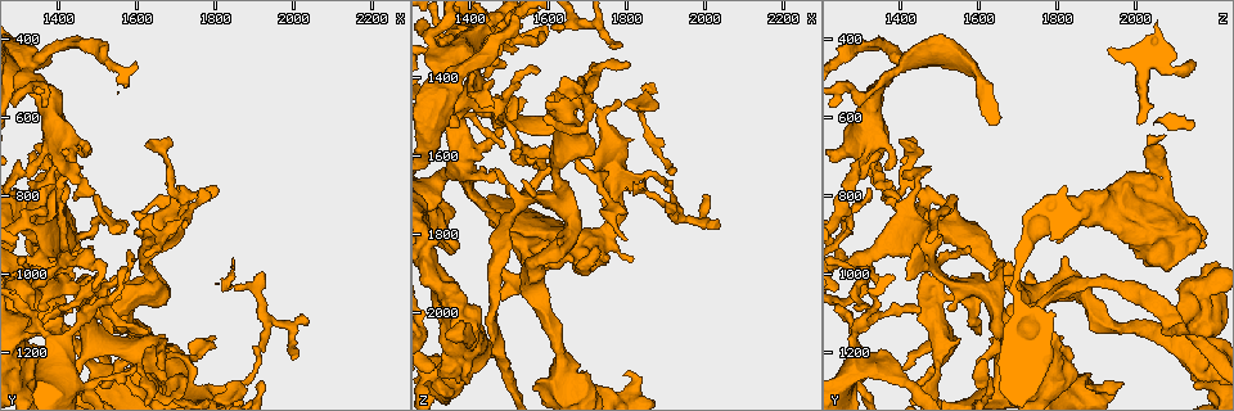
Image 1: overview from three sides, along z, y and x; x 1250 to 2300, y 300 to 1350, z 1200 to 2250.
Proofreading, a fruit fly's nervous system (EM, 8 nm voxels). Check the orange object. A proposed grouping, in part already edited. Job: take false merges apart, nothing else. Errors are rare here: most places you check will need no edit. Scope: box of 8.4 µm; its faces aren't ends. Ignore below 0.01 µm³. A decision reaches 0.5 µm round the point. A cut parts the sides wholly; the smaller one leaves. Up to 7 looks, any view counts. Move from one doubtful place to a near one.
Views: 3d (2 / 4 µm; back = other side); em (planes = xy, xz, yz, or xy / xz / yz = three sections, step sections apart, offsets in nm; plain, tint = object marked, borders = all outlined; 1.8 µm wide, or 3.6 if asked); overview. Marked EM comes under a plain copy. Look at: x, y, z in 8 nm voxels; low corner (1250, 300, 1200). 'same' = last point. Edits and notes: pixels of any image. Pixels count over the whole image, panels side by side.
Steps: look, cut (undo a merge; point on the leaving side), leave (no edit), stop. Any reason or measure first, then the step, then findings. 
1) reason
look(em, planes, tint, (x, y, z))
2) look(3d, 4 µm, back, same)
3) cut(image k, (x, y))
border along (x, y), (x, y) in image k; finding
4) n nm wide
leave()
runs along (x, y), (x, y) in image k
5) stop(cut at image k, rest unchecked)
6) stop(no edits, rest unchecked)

two arms in line, one across
look(em, yz, step 8, tint, (1340, 1125, 1305))

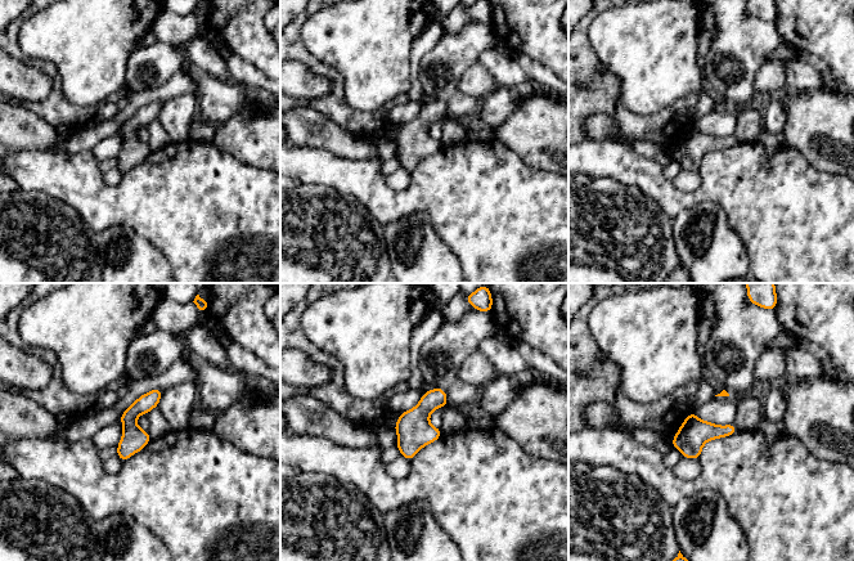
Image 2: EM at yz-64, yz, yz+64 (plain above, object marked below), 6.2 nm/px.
leave()
runs along (157, 391), (130, 417), (124, 457) in image 2; continuous, no second cell

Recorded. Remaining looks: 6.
abrupt turn
look(3d, 4 µm, (1580, 1185, 1515))

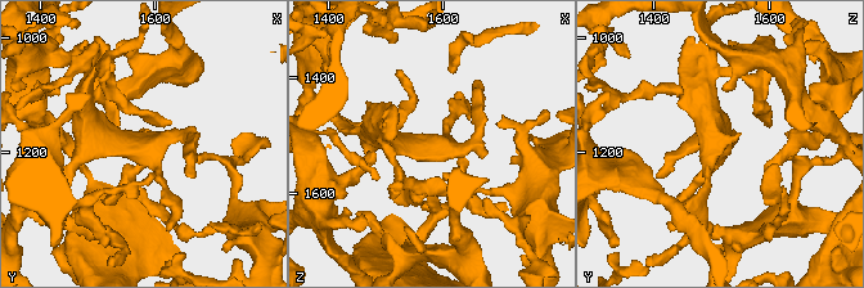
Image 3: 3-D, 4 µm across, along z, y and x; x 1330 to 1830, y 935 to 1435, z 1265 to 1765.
3 arms; need the tissue
look(em, xz, step 8, borders, (1585, 1190, 1520))

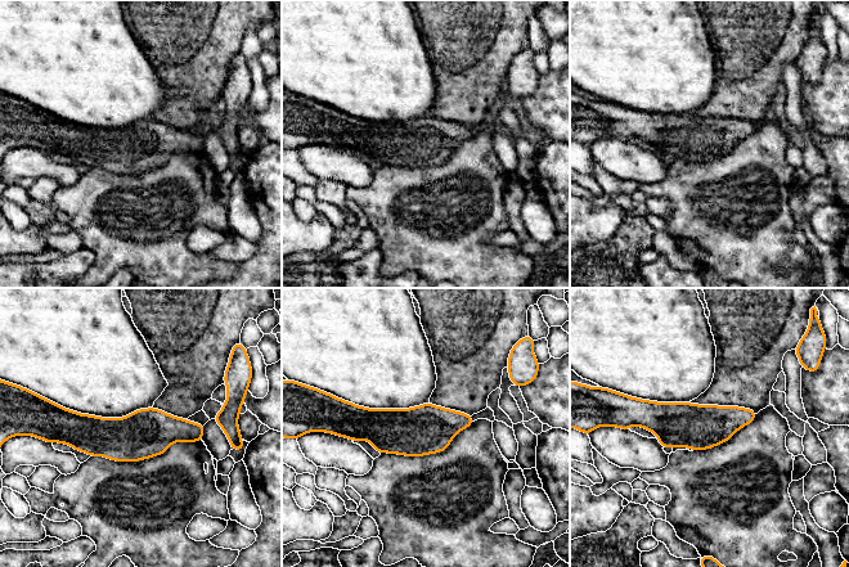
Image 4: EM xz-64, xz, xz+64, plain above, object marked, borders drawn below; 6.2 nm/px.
leave()
runs along (201, 427), (149, 432), (61, 432) in image 4; one cell here

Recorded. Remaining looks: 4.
thin neck
look(em, planes, borders, (1410, 680, 1310))

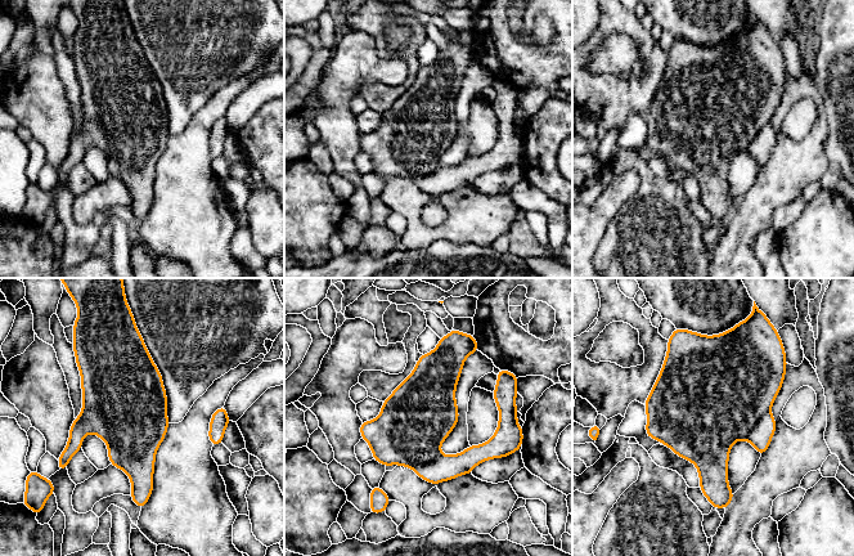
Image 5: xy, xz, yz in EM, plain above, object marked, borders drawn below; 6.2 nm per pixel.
leave()
all the same cell

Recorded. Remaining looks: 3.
stop(no edits, rest unchecked)

